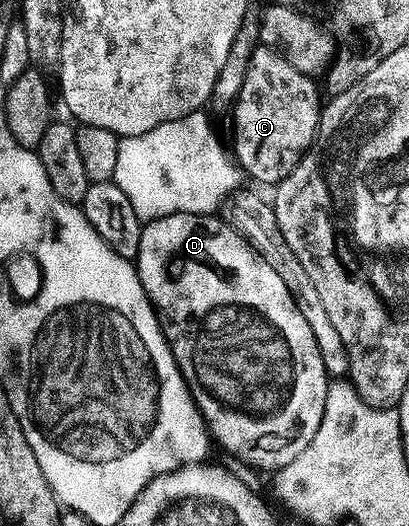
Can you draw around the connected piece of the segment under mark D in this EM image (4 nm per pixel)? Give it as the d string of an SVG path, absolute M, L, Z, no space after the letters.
M175 213L147 222L142 228L142 239L134 264L142 287L156 310L156 318L160 321L180 373L188 382L188 390L192 392L192 397L208 425L211 440L215 444L217 441L226 452L241 457L246 464L253 465L256 469L277 471L294 463L294 459L298 459L298 455L302 455L302 451L310 447L310 439L314 439L314 431L318 431L318 423L322 423L322 411L326 407L326 391L330 378L322 363L318 343L314 343L314 331L310 331L306 319L302 319L302 311L298 311L290 291L286 291L286 283L282 283L281 277L278 276L278 271L274 271L270 263L263 261L227 221L216 215L195 213Z

